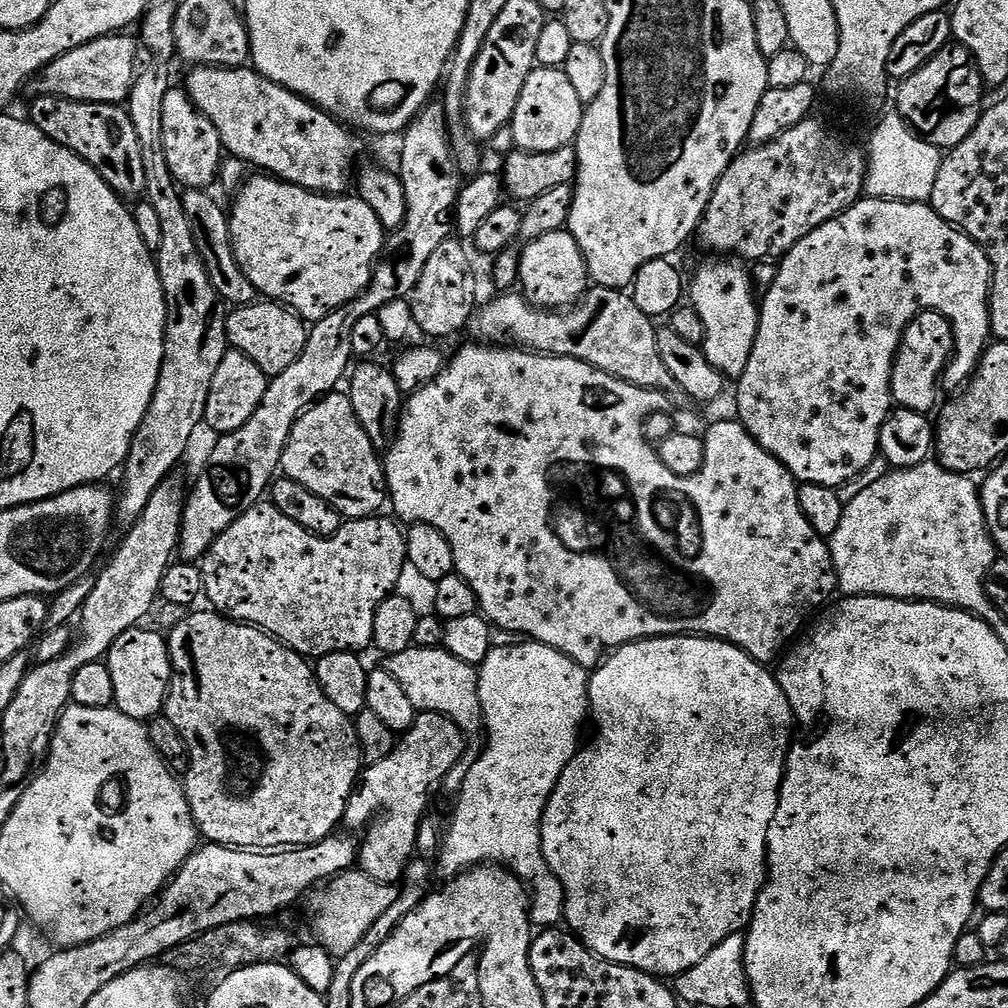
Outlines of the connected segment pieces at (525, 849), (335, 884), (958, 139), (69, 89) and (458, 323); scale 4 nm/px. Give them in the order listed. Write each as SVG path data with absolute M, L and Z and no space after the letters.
M521 642L514 645L508 645L505 648L495 648L489 652L487 658L478 666L478 698L480 699L479 715L484 716L484 728L488 731L488 737L485 738L485 748L481 750L480 757L469 766L468 772L463 773L464 785L460 787L458 795L455 797L456 809L452 812L452 821L443 833L438 857L440 856L440 872L444 878L451 878L459 875L461 872L471 866L480 866L487 862L492 866L506 868L523 882L525 888L530 893L530 919L532 927L536 930L545 928L555 928L564 920L564 887L562 882L550 870L550 866L544 857L542 850L542 834L540 833L540 819L544 816L544 807L548 804L548 796L552 793L552 787L556 785L556 779L562 774L562 770L574 758L577 748L582 743L580 736L580 723L585 723L588 716L588 677L589 673L580 665L575 664L566 654L554 650L545 644L535 642Z
M359 870L340 872L336 876L331 876L328 880L309 888L306 893L306 901L308 900L308 908L312 911L313 918L316 919L317 938L315 939L318 944L333 958L350 954L350 950L354 950L354 946L358 946L358 942L362 942L366 930L370 930L370 926L374 926L374 922L378 918L382 918L382 914L386 914L386 910L390 910L394 899L392 890L389 885L379 884L377 880Z
M950 42L930 62L922 65L917 72L910 74L907 78L899 81L896 92L895 111L903 116L908 122L908 127L920 137L921 140L930 142L935 148L941 150L951 150L960 145L974 130L974 126L980 121L980 113L985 107L984 91L986 85L980 76L980 71L976 69L976 64L972 60L971 54L958 43Z
M113 34L86 42L54 62L47 64L35 77L36 92L41 96L61 96L63 100L123 105L136 81L138 44L128 34Z
M449 238L434 250L408 296L413 325L432 336L448 336L463 326L465 329L472 316L464 274L470 268L470 260L459 242L462 243L459 239Z

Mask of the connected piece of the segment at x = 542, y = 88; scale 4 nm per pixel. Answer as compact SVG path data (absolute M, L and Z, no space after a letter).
M539 66L533 68L522 86L522 94L518 94L518 106L514 106L510 125L512 140L516 143L513 145L521 152L549 152L569 147L575 141L585 107L564 71Z

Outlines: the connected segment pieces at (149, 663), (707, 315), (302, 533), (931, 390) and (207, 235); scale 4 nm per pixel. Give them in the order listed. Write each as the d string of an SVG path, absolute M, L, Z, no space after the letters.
M137 626L123 632L110 646L106 657L110 682L113 683L113 705L122 714L141 722L147 722L153 716L163 713L168 684L172 681L167 639L159 631L144 627Z
M732 258L712 259L716 260L702 265L693 274L692 280L690 276L690 303L702 320L702 347L710 366L714 366L726 378L738 378L744 373L746 362L750 360L750 350L754 346L760 321L758 300L752 297L752 280L743 263Z
M271 502L256 504L253 508L251 506L245 507L236 517L236 521L208 547L208 551L199 561L198 567L204 579L204 596L212 603L209 605L215 611L239 623L259 628L260 631L266 632L270 636L275 636L280 643L291 648L293 652L299 652L305 658L319 658L327 652L356 652L364 647L367 649L372 643L372 635L374 634L376 608L387 596L395 593L399 574L408 558L404 532L402 528L399 528L401 525L395 519L392 520L387 520L384 514L364 516L360 520L348 520L341 523L340 529L332 536L316 536L302 526L298 526L298 522L290 522L290 518L286 518L286 514L279 512Z
M917 312L905 326L900 346L895 352L892 372L889 374L891 403L915 412L931 413L931 408L937 407L936 387L941 387L944 370L952 357L953 348L954 334L951 322L937 312Z
M188 190L183 193L186 218L190 222L190 231L194 233L194 246L198 246L202 266L206 266L206 278L210 278L210 286L214 286L221 301L228 306L251 304L257 299L258 293L236 261L232 235L228 229L229 213L212 194L208 190Z

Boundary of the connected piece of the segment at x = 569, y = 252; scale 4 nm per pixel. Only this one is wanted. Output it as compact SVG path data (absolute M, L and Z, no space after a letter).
M566 230L547 232L542 234L537 240L527 241L523 245L520 254L520 278L518 284L522 289L524 299L538 308L563 310L569 304L576 303L584 295L590 284L586 262L584 261L582 250L578 250L578 242L574 242L574 238Z

